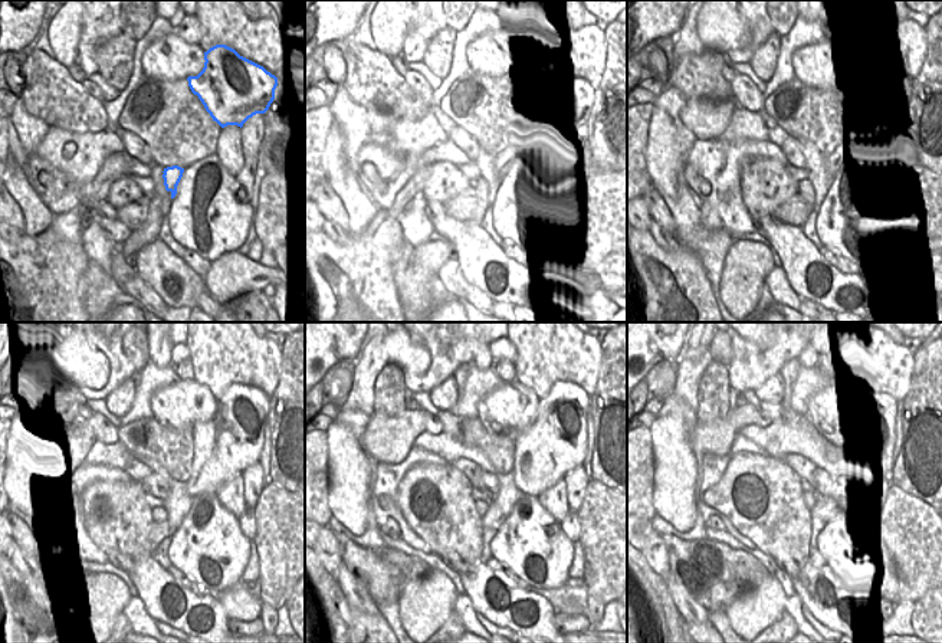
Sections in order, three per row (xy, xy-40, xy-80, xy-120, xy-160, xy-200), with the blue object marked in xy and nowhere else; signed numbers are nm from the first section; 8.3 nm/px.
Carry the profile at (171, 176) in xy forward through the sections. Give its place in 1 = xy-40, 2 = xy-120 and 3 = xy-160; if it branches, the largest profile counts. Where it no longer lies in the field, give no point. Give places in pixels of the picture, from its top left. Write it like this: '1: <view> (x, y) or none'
1: xy-40 (504, 166)
2: xy-120 (232, 440)
3: xy-160 (554, 443)

